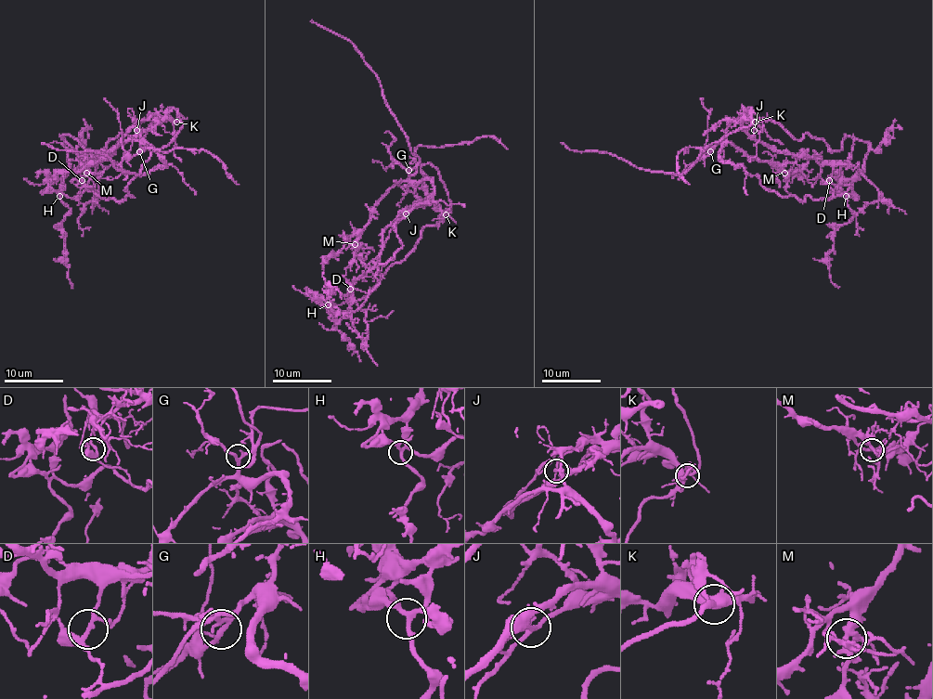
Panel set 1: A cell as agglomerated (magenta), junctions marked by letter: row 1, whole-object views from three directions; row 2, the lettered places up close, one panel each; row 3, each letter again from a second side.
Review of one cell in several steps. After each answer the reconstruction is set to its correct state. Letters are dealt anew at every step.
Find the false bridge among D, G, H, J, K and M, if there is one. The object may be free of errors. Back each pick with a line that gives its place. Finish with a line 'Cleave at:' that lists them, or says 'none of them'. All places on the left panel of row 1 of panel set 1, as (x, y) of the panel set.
J: at (136, 130)
Cleave at: J

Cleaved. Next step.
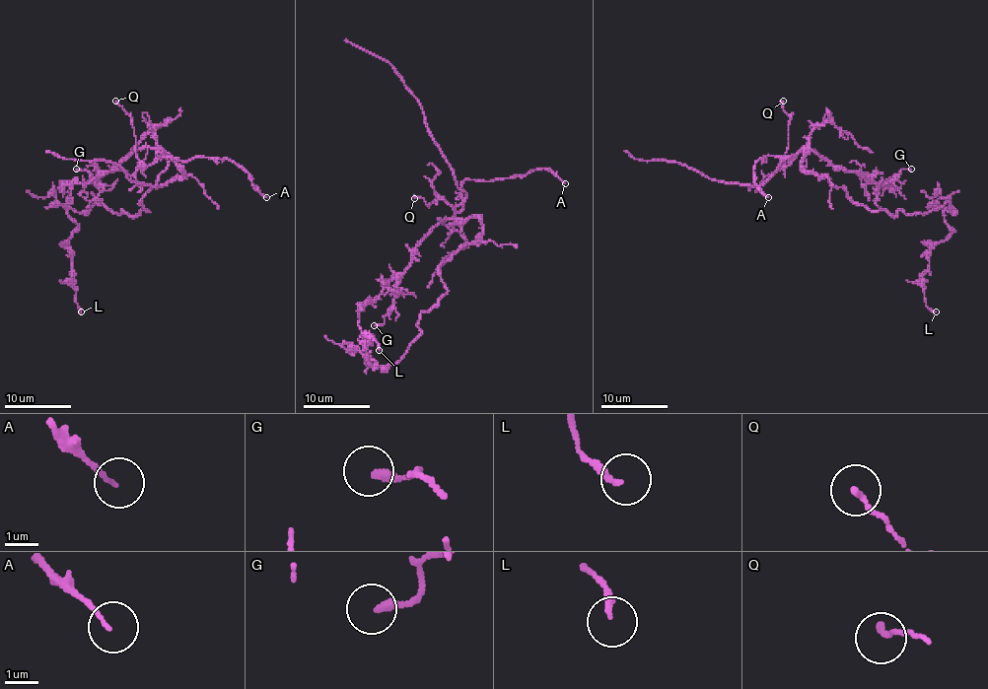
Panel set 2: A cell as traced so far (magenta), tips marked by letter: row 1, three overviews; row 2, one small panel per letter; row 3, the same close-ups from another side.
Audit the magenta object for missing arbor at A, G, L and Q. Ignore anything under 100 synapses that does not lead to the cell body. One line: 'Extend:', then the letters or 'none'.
Extend: none

